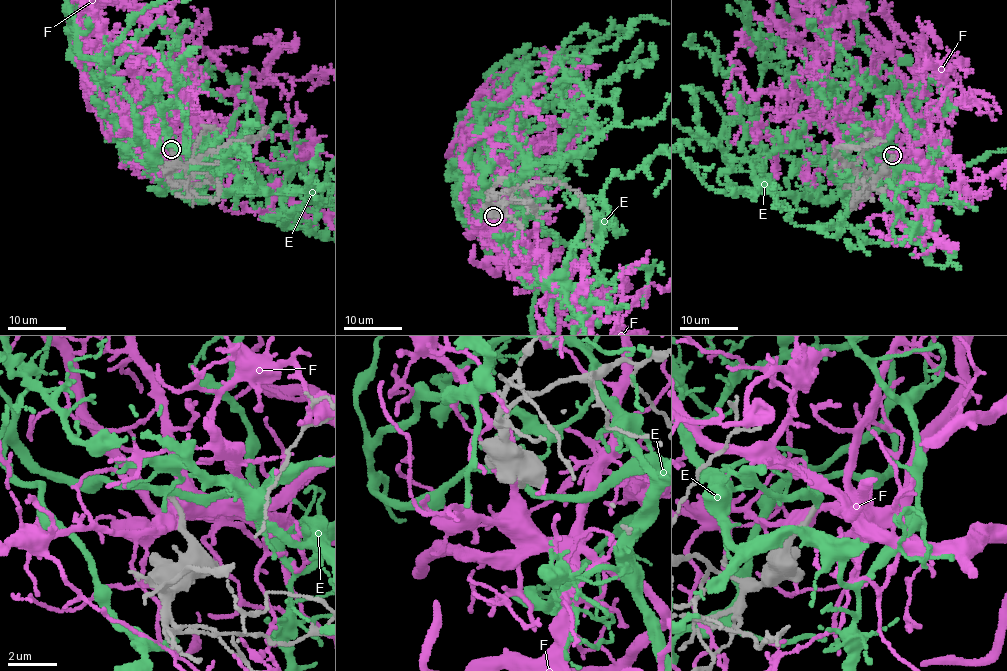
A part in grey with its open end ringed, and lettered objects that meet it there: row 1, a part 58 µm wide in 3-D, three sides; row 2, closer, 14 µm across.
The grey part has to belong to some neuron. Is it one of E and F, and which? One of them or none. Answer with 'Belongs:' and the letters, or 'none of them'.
Belongs: none of them

